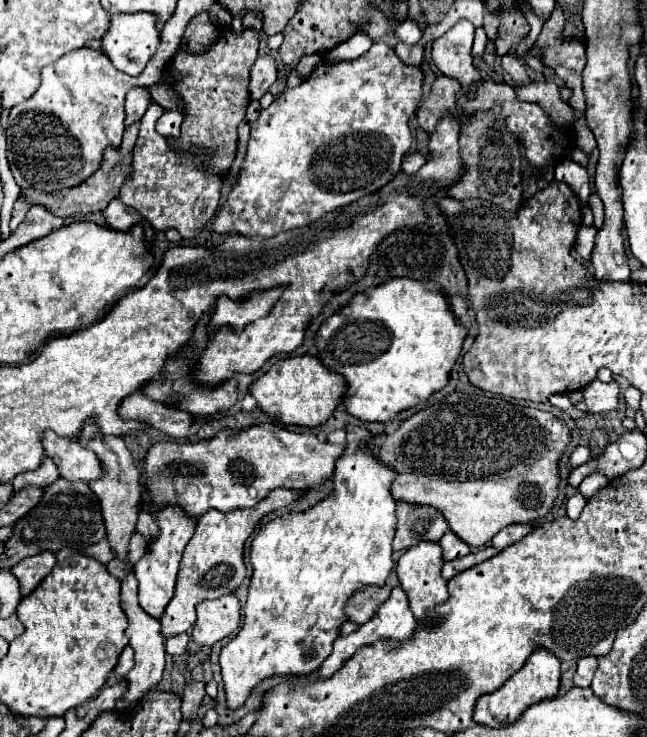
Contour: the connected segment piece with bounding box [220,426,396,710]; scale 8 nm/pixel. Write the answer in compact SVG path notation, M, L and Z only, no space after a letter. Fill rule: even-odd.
M358 428L348 432L348 448L344 452L344 456L336 462L336 470L334 470L334 490L332 494L318 502L314 508L306 510L306 512L292 512L292 514L286 514L282 518L276 518L272 522L268 522L266 526L262 526L262 530L256 534L254 542L252 542L252 550L250 550L250 562L252 562L252 582L250 582L250 590L248 590L248 600L246 600L246 606L244 606L244 622L242 622L242 628L240 632L234 636L234 640L230 640L222 652L220 652L220 668L222 668L222 680L224 680L224 692L226 692L226 706L230 710L236 710L240 708L246 698L252 694L252 690L266 678L270 676L308 676L312 674L314 670L320 668L320 664L330 656L332 652L332 642L340 636L340 626L348 620L344 608L346 608L346 602L354 596L354 592L366 588L366 586L384 586L384 580L388 578L394 562L392 562L392 534L396 532L396 500L392 498L390 494L390 482L394 480L396 472L392 468L388 468L386 464L382 464L376 456L376 450L370 450L368 448L368 442L372 440L372 434L364 428Z

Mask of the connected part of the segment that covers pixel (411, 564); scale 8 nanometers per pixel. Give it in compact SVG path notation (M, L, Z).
M420 542L418 546L412 546L412 550L406 550L398 564L396 564L396 574L400 580L402 590L408 596L408 606L410 612L418 618L418 622L432 622L438 618L436 606L444 604L448 600L448 590L446 590L446 580L442 578L440 570L442 570L444 558L440 554L440 544L438 542Z

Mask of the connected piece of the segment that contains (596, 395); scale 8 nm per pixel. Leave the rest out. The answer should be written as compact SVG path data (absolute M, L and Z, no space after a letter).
M594 380L590 382L582 394L584 394L584 404L588 408L588 412L600 412L600 410L614 410L618 408L618 384L616 382L600 382Z

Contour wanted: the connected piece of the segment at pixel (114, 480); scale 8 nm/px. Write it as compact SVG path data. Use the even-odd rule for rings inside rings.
M94 434L94 438L90 438L88 442L80 442L80 444L90 448L92 452L96 452L102 466L104 466L104 478L96 480L96 482L90 482L90 486L94 490L94 494L98 496L98 500L100 500L110 546L114 548L116 558L128 564L128 560L126 560L126 544L128 544L128 538L132 536L134 526L136 526L138 500L140 500L140 494L142 494L142 490L140 490L140 472L136 470L132 454L128 452L128 448L124 446L124 440L120 436L104 436L104 438L100 438L100 434Z

